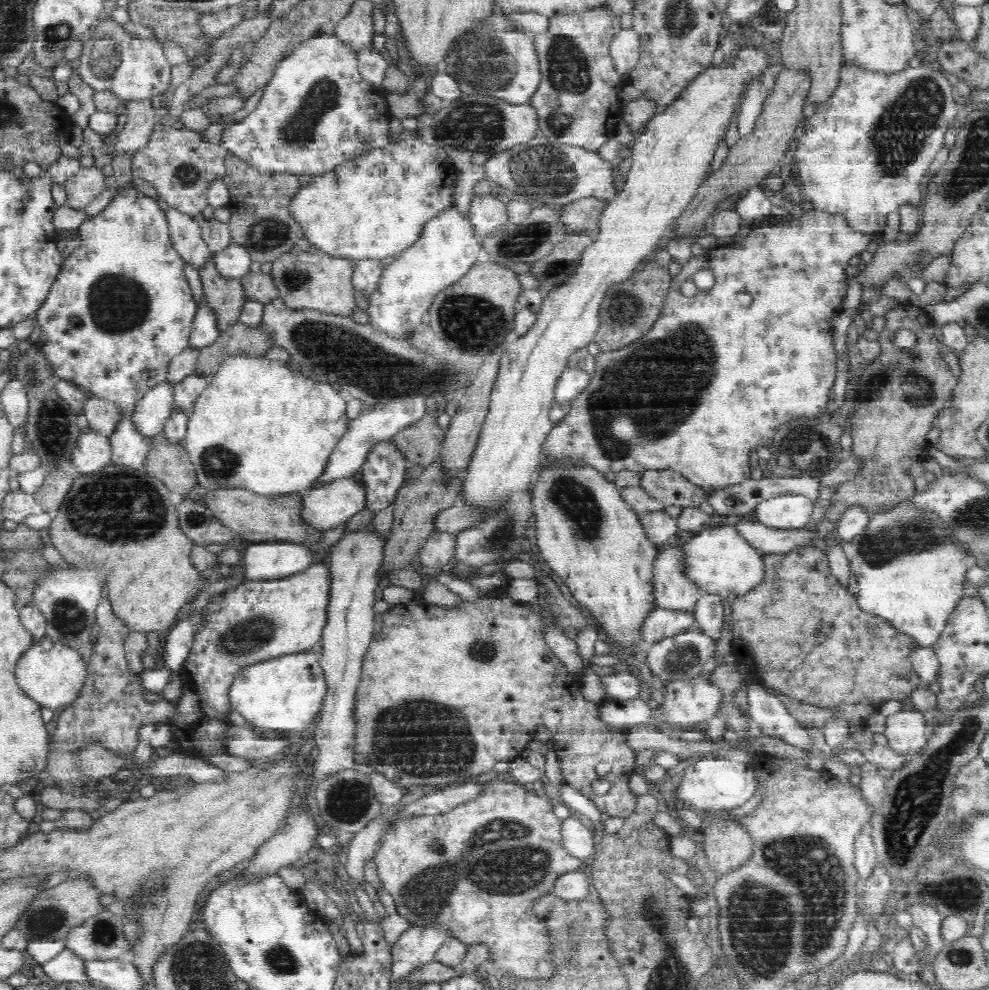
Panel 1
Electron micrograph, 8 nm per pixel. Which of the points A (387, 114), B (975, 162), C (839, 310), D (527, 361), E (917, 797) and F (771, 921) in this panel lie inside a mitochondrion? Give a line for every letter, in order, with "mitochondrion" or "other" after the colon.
A: other
B: mitochondrion
C: other
D: other
E: mitochondrion
F: mitochondrion

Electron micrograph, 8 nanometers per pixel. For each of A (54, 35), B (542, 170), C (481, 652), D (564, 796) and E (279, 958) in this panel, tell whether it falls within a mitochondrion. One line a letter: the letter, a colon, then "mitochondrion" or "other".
A: mitochondrion
B: mitochondrion
C: mitochondrion
D: other
E: mitochondrion

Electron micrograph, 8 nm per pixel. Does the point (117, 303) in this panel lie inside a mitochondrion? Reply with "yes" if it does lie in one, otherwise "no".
yes

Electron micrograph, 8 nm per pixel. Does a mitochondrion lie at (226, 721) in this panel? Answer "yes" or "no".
no

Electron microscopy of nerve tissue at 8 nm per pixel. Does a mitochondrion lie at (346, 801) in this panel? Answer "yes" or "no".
yes

